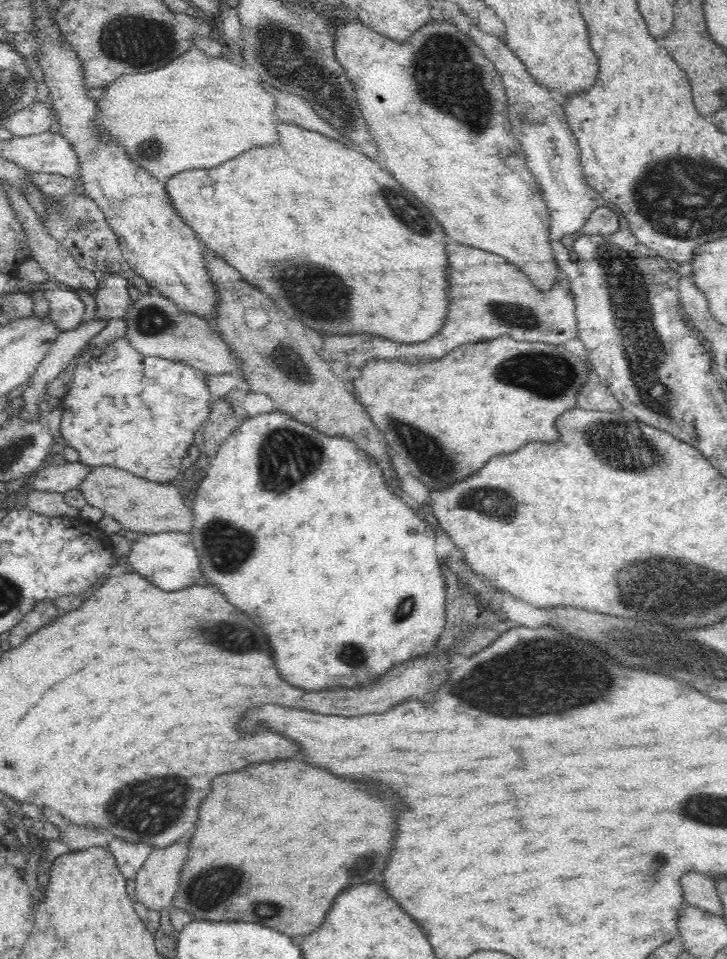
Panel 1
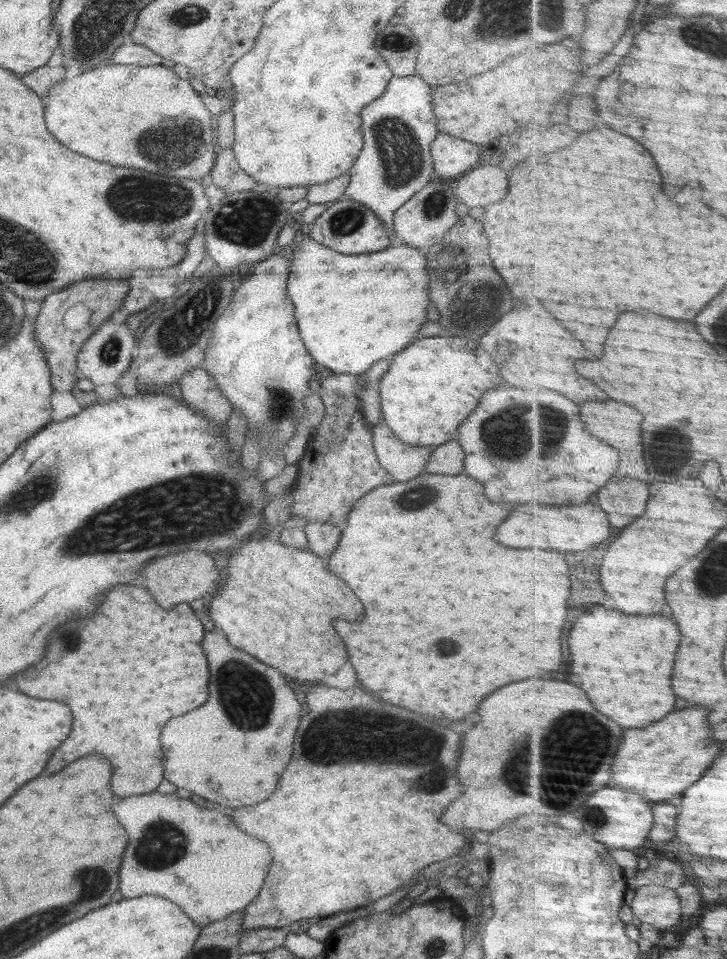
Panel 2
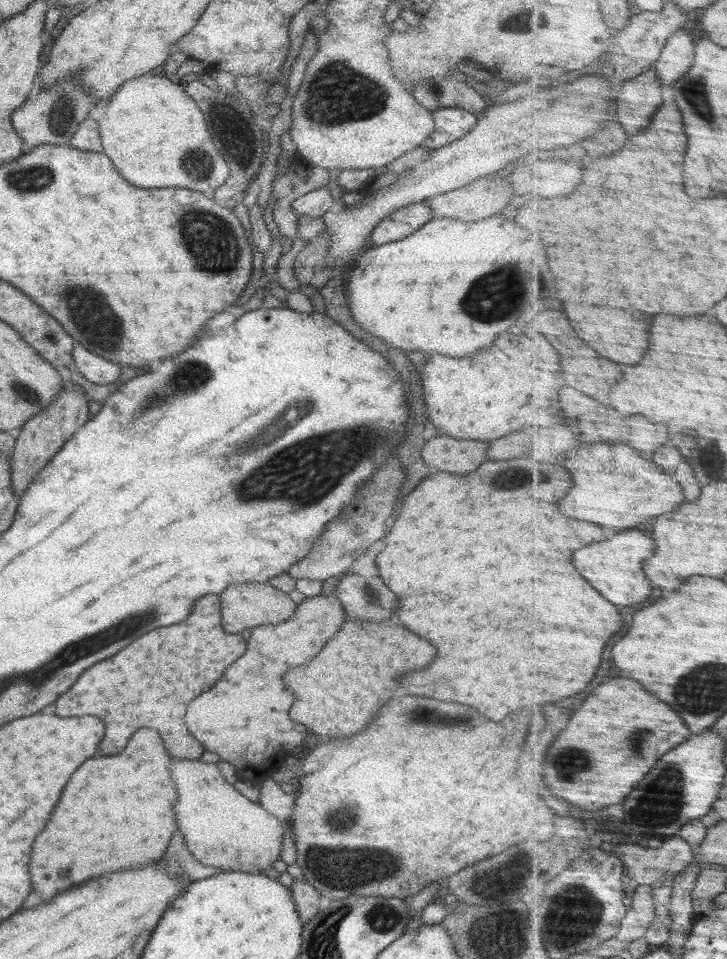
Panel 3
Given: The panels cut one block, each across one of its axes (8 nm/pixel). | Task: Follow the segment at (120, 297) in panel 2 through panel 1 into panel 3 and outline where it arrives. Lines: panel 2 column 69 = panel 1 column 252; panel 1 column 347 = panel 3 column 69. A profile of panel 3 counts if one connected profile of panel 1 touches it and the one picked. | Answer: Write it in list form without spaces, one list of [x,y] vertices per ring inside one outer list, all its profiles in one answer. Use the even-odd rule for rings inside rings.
[[[65,382],[58,397],[48,407],[40,410],[22,425],[19,437],[16,439],[14,452],[10,460],[12,471],[12,489],[16,497],[21,497],[26,487],[34,481],[40,469],[56,455],[60,447],[88,420],[89,399],[84,393],[84,387]]]

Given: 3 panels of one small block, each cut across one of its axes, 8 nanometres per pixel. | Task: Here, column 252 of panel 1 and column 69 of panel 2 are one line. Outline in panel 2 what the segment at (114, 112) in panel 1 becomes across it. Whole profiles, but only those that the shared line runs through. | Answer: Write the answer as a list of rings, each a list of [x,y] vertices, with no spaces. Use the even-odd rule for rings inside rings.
[[[110,64],[90,72],[68,73],[64,80],[50,88],[45,102],[45,122],[52,136],[82,156],[126,166],[140,168],[154,174],[204,181],[211,174],[218,153],[215,118],[190,85],[172,70],[171,65],[122,66]]]

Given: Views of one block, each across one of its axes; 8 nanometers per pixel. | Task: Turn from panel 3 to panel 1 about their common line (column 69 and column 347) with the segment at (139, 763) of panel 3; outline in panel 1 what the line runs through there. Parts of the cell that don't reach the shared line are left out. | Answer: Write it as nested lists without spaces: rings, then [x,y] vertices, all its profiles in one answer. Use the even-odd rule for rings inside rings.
[[[298,758],[254,764],[218,776],[212,782],[212,794],[208,794],[200,806],[196,832],[190,832],[187,860],[181,868],[180,884],[172,904],[191,912],[196,920],[258,922],[292,938],[306,936],[324,922],[332,902],[344,888],[382,882],[382,872],[392,850],[394,828],[396,808],[392,802],[382,796],[378,798],[368,786],[362,788],[362,784],[344,782]],[[260,908],[268,908],[268,916],[260,918]]]

